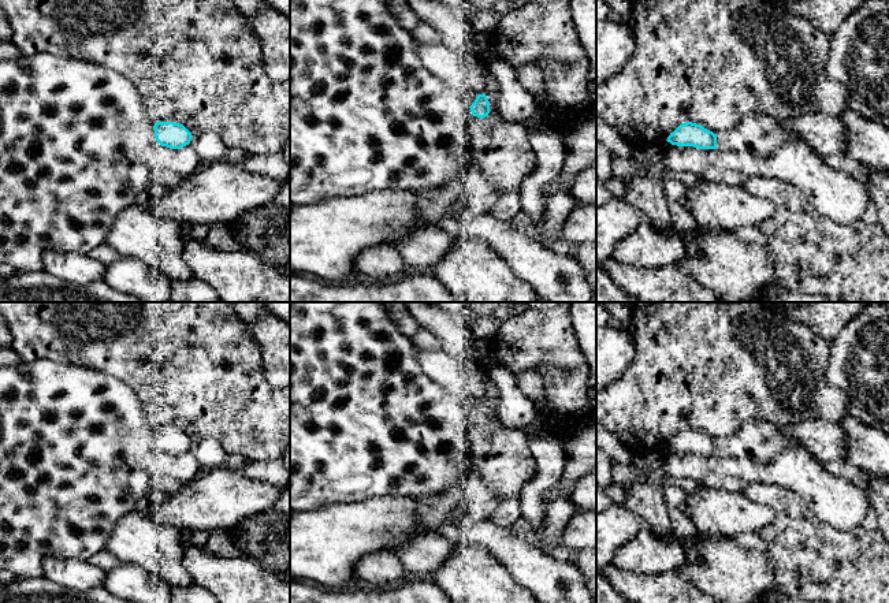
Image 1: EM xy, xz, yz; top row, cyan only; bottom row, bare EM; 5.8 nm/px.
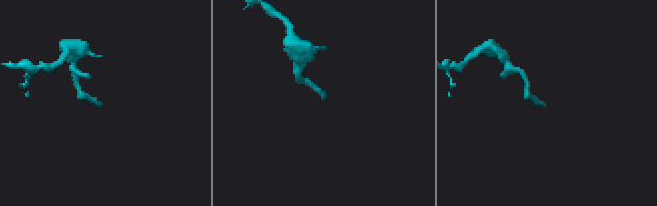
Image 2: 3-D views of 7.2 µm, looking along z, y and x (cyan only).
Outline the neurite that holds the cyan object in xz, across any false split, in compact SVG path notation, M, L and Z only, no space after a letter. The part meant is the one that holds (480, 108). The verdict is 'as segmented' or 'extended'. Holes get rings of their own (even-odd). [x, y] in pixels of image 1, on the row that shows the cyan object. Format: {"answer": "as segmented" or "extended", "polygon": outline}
{"answer": "as segmented", "polygon": "M483 93L476 97L475 103L469 108L473 116L483 119L490 113L490 101Z"}

